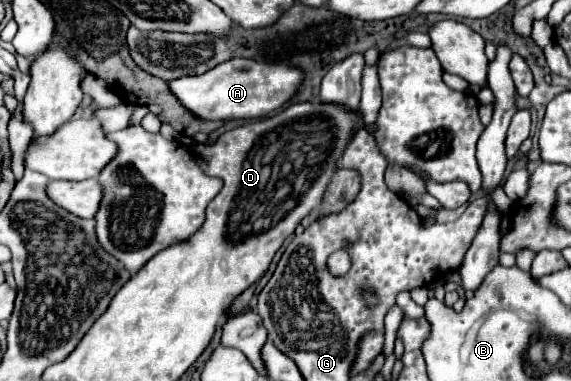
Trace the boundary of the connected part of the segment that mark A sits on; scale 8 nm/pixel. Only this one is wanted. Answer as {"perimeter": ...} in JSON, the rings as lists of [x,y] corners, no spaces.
{"perimeter":[[[230,59],[206,71],[204,75],[186,75],[168,81],[168,85],[174,97],[178,97],[180,105],[194,113],[194,117],[204,121],[232,121],[270,115],[296,93],[300,81],[302,73],[296,67],[280,63],[258,63],[254,59]]]}

